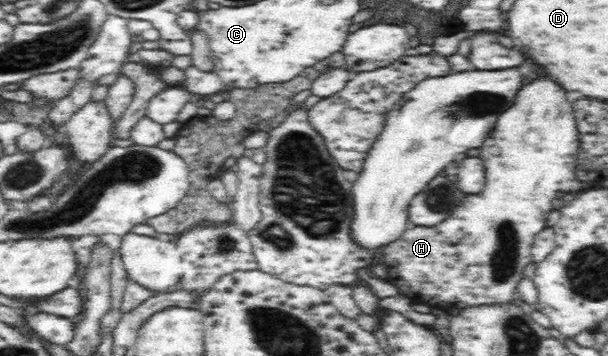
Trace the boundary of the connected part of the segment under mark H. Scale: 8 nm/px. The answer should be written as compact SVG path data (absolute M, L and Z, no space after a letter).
M537 76L533 78L531 82L523 84L521 88L517 89L515 94L515 100L513 106L507 108L505 112L501 112L495 120L495 126L493 130L489 132L489 136L484 138L481 148L479 150L478 158L482 161L482 168L484 168L484 187L479 194L471 194L471 196L465 196L461 200L461 204L455 205L455 210L449 213L449 216L443 221L437 224L437 226L409 226L405 232L401 235L401 238L386 244L379 248L377 253L377 261L385 266L386 276L388 282L399 286L402 294L411 298L417 298L417 300L423 300L423 303L433 302L428 304L429 307L435 308L435 306L455 306L454 310L458 310L461 306L480 305L481 303L504 303L516 300L516 288L521 279L523 279L523 266L527 266L531 262L531 256L529 254L507 254L507 252L519 252L525 248L525 252L529 250L535 238L536 234L539 234L541 230L547 228L547 216L549 212L553 210L553 206L557 206L553 200L559 196L559 194L571 194L571 192L579 193L579 190L583 191L583 181L577 178L576 162L580 148L579 131L577 128L577 121L575 118L575 112L573 112L573 104L567 100L567 92L553 80L549 80L547 76Z

